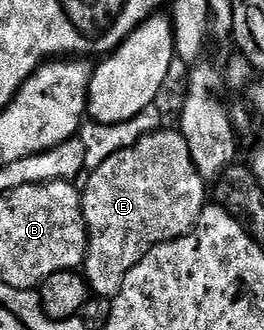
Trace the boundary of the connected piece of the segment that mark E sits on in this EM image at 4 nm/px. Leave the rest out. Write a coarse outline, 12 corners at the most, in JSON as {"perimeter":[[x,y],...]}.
{"perimeter":[[177,128],[143,134],[81,190],[84,276],[113,298],[208,204]]}

